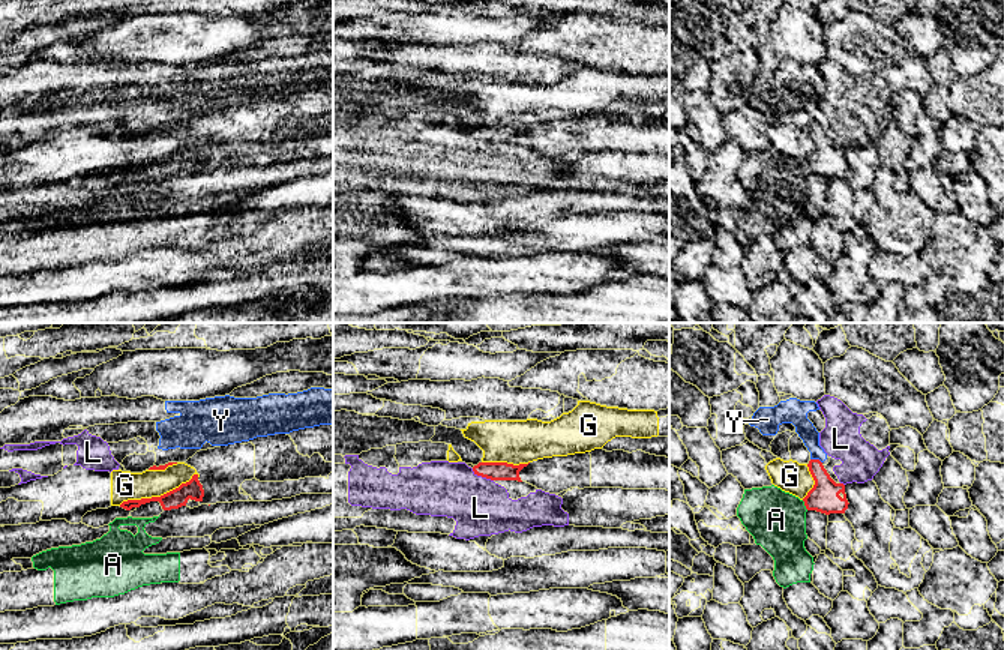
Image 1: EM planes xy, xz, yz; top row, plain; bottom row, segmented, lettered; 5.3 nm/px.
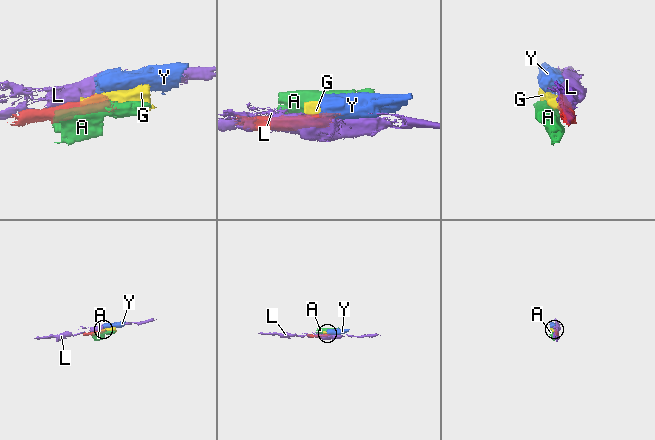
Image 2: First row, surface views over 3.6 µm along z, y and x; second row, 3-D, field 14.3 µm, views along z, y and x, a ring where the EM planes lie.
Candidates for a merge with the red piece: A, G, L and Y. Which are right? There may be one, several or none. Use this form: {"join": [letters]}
{"join": []}

